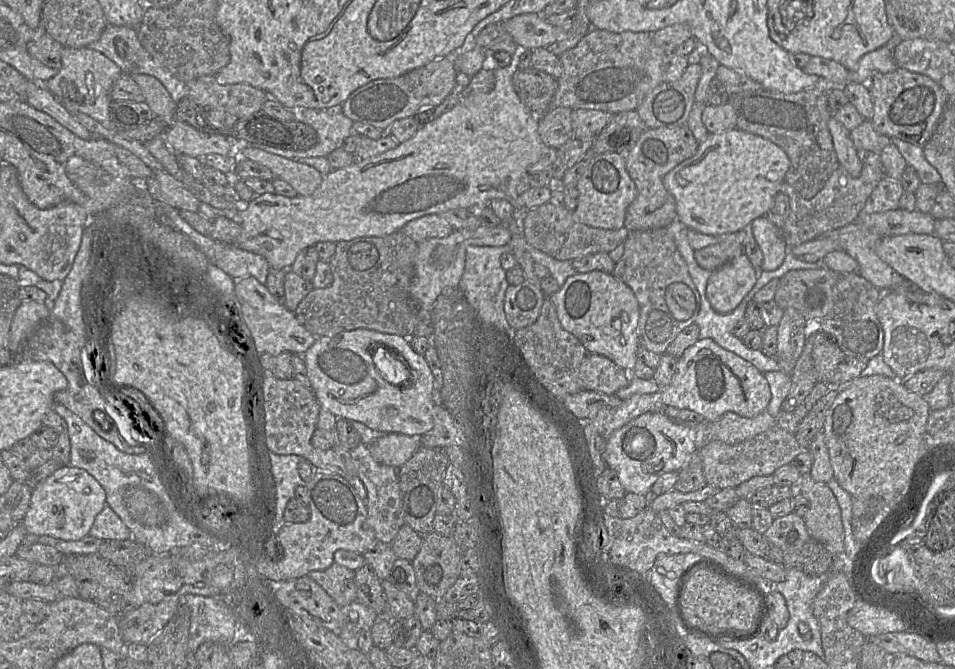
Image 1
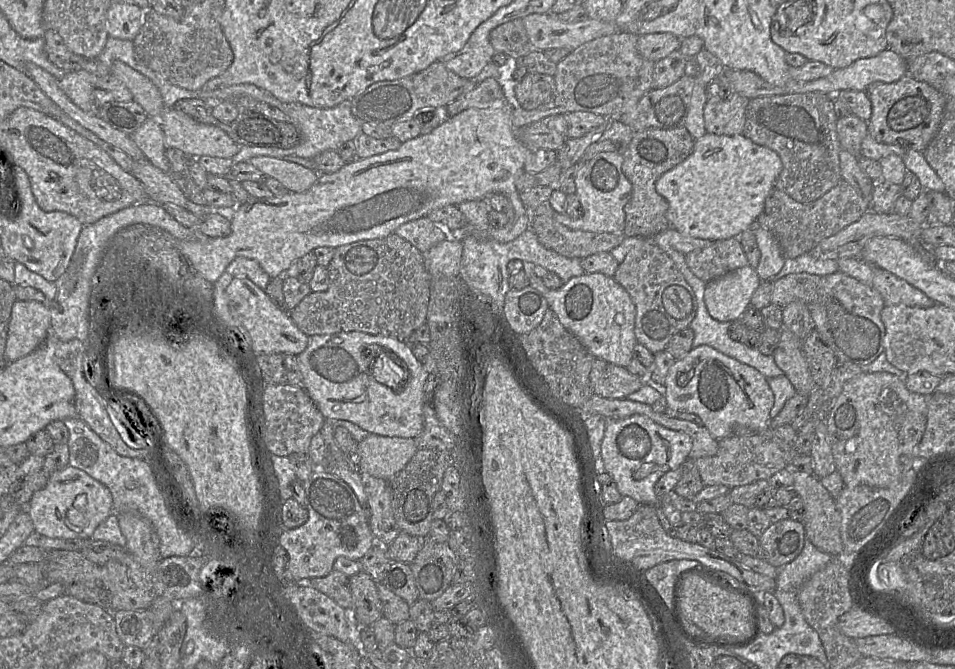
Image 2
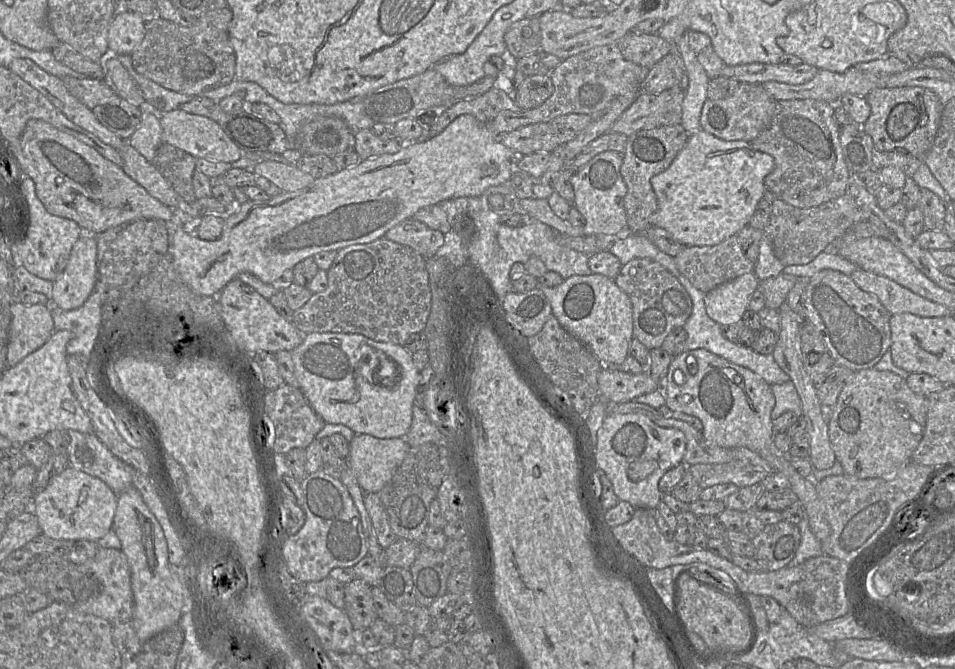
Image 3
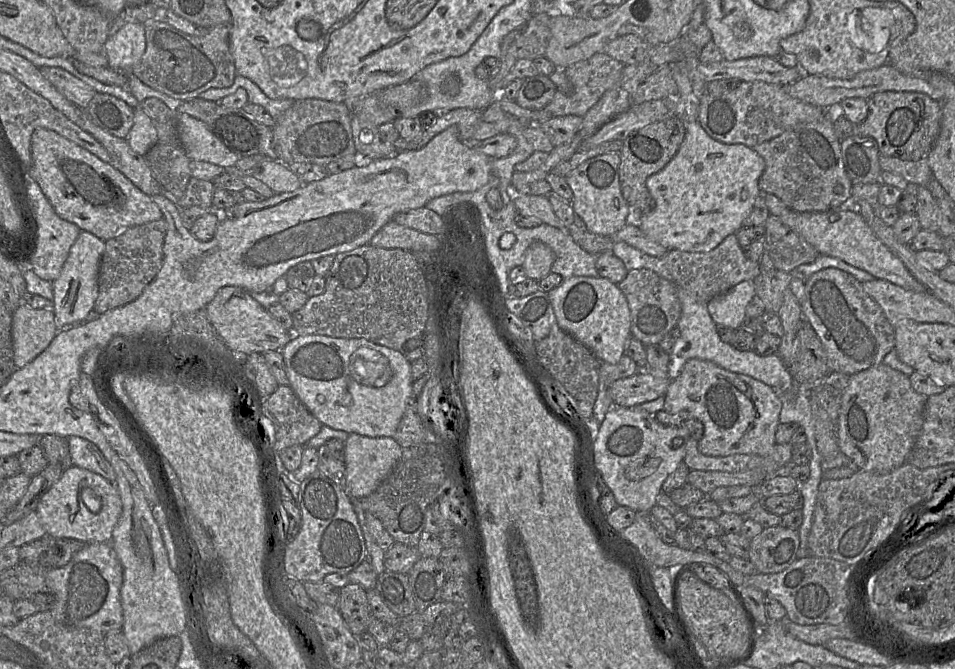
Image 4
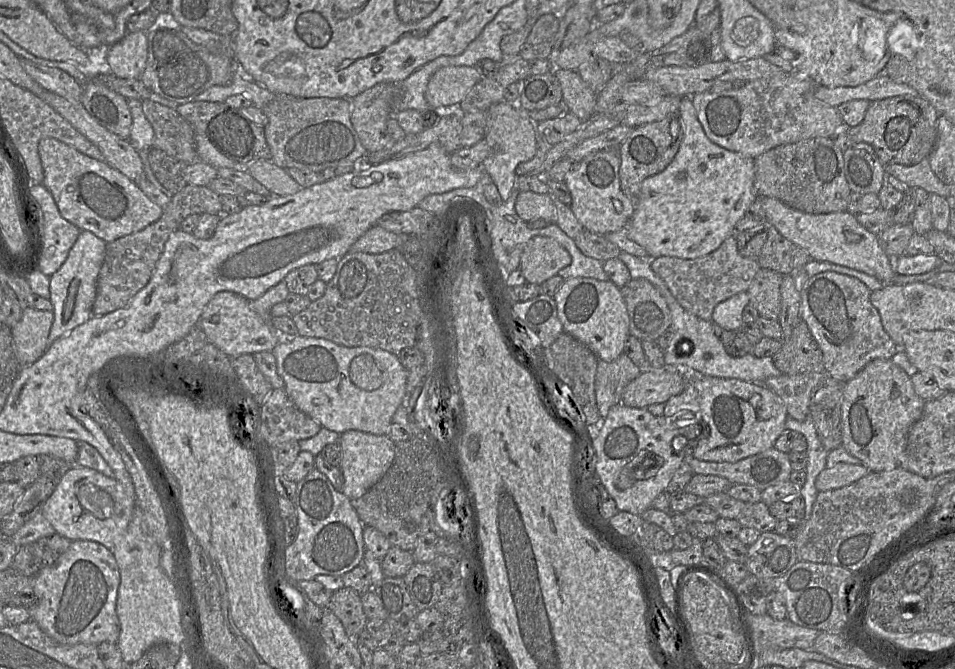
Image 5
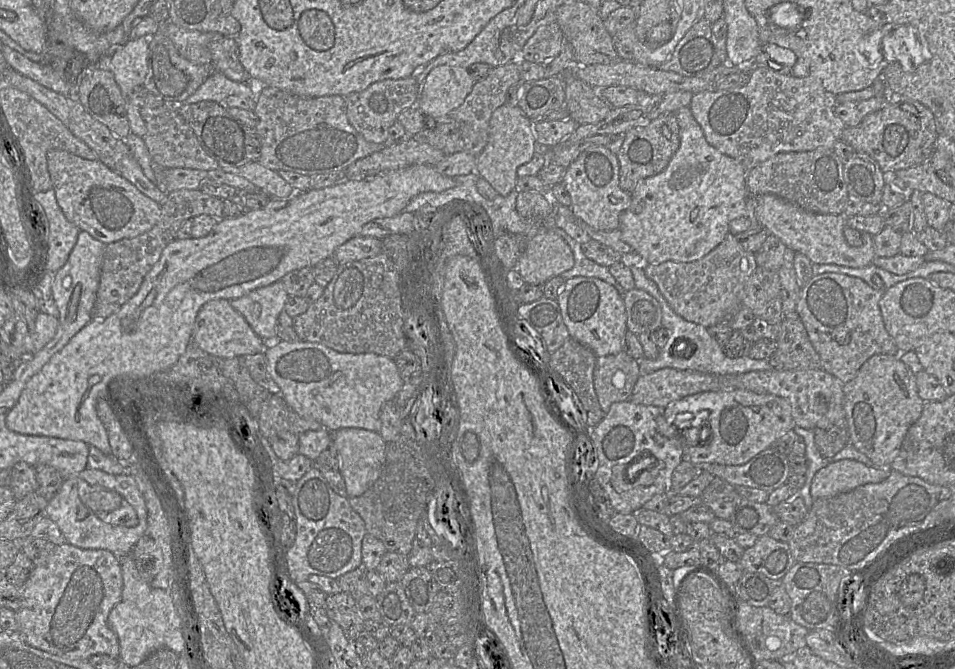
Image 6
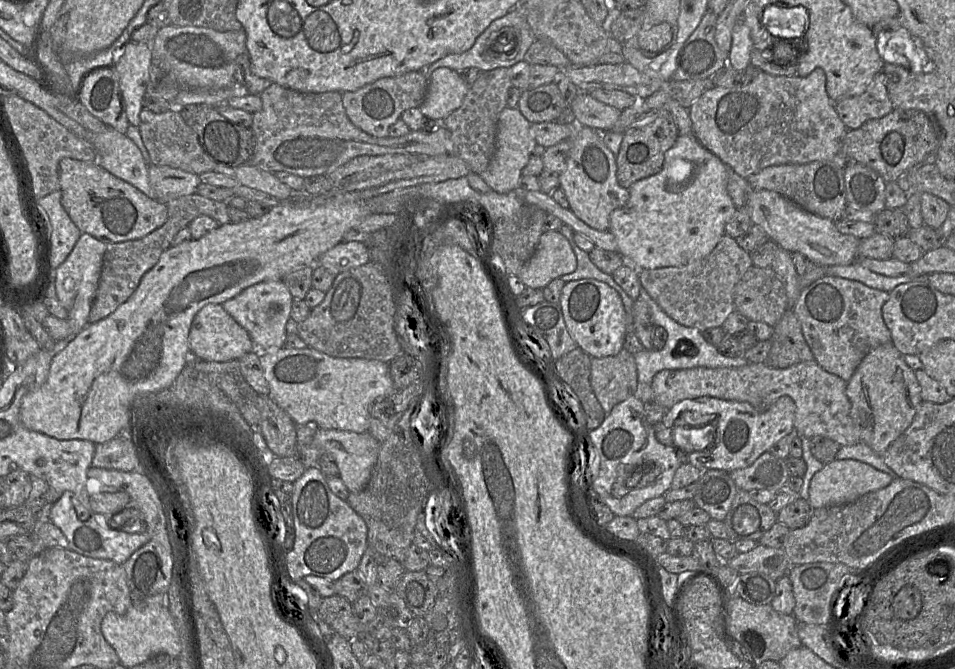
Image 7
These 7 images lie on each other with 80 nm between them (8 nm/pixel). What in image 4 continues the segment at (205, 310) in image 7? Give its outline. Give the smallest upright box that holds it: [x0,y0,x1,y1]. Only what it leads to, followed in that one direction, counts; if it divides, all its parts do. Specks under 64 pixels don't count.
[206,286,291,354]

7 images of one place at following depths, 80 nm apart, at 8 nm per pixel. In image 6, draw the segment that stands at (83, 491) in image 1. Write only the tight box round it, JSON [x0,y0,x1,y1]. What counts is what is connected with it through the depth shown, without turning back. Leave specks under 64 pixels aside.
[46,468,147,558]

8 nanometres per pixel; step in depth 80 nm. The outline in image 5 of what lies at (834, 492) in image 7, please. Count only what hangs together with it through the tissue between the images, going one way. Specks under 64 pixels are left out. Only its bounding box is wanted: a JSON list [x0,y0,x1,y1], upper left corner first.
[815,463,870,492]

